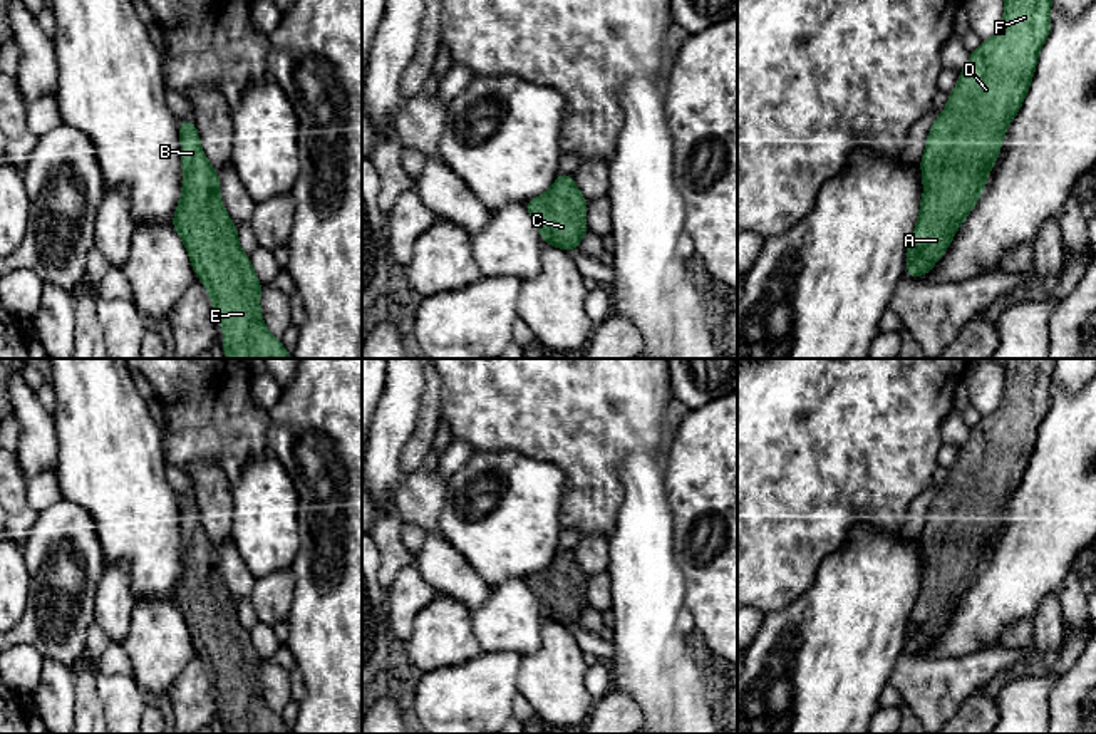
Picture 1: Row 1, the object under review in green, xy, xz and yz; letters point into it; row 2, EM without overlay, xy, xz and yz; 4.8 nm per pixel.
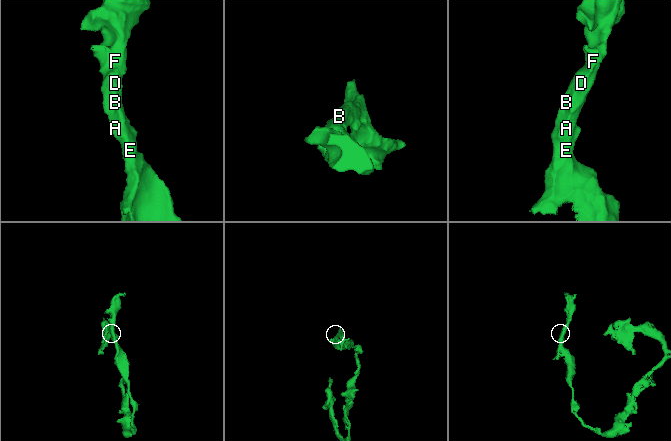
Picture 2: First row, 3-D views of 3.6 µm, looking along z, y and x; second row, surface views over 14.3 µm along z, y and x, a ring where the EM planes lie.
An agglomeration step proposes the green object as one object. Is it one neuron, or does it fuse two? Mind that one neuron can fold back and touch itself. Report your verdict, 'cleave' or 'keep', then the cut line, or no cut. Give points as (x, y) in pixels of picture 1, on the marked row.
keep; no cut

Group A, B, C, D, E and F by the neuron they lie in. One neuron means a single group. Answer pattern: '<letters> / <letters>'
A B C D E F

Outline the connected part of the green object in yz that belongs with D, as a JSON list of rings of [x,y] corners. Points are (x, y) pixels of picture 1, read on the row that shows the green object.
[[[1006,0],[1000,30],[970,54],[949,104],[927,136],[920,159],[925,193],[920,216],[907,248],[907,273],[920,278],[947,251],[955,231],[975,206],[1007,126],[1019,112],[1036,70],[1037,55],[1051,28],[1051,0]]]

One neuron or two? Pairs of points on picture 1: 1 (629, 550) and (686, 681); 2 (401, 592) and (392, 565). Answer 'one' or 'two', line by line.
1: two
2: two

